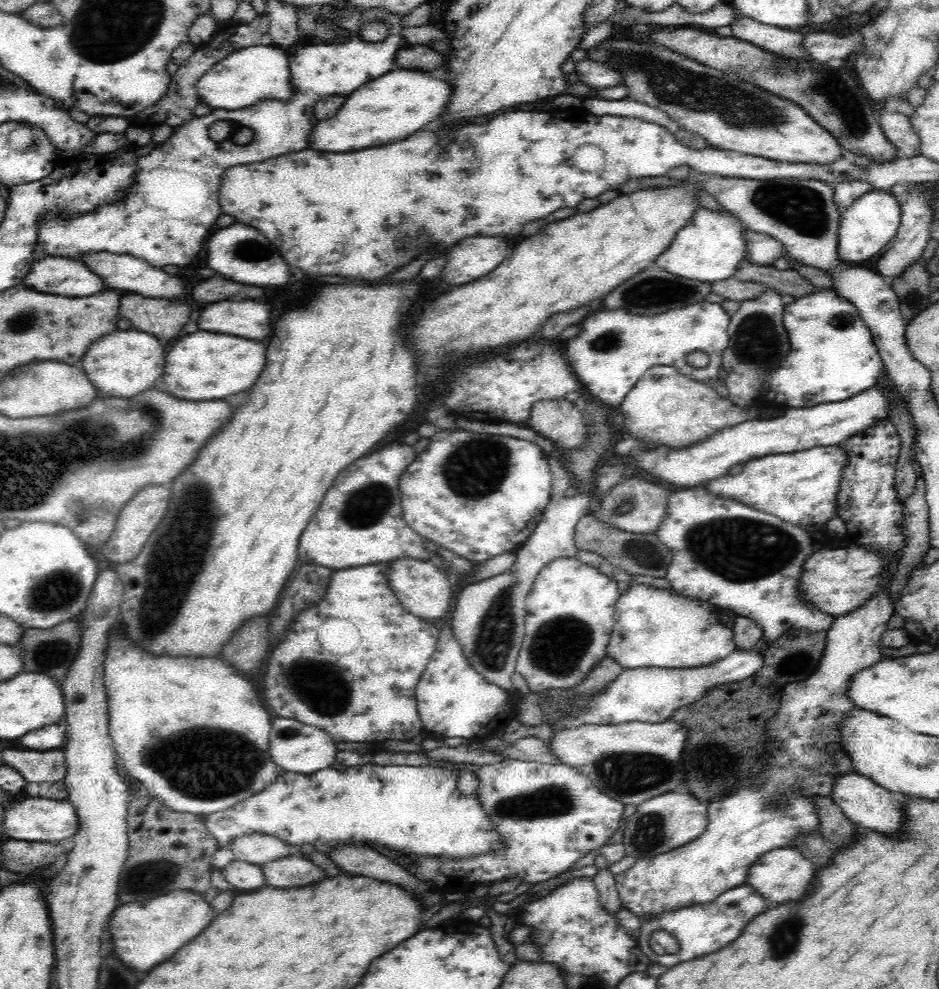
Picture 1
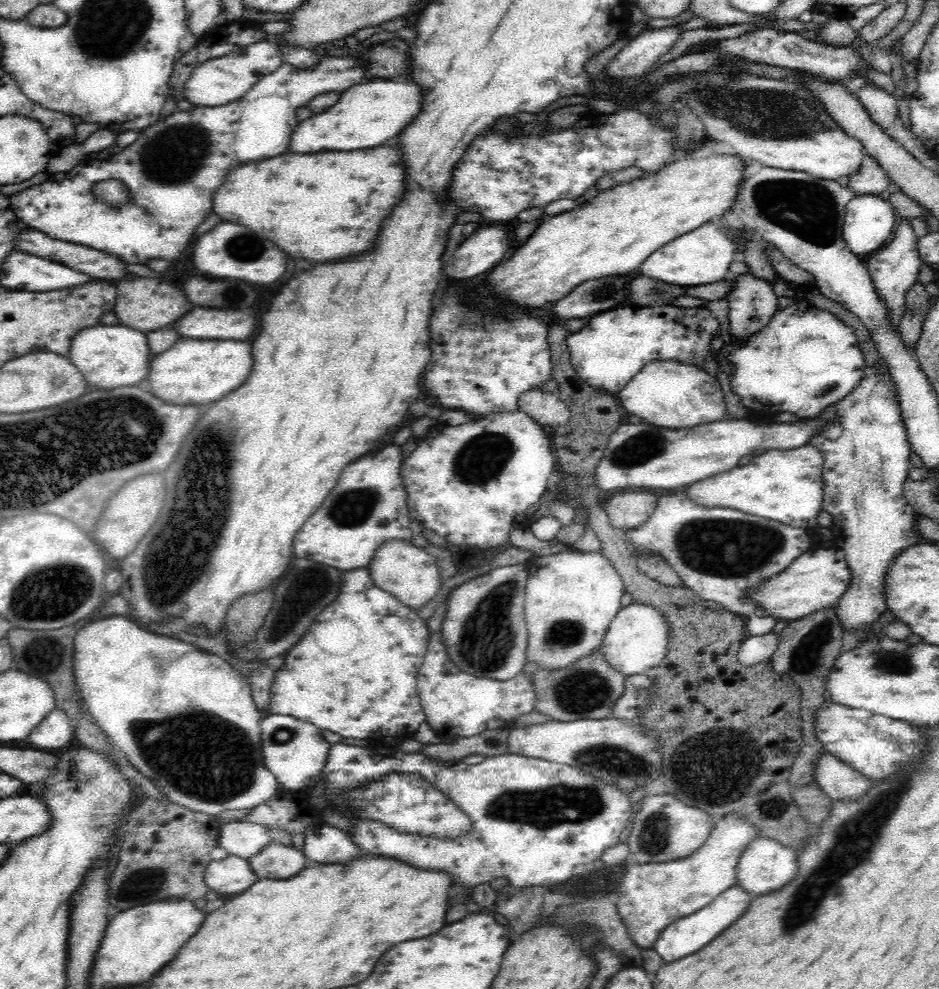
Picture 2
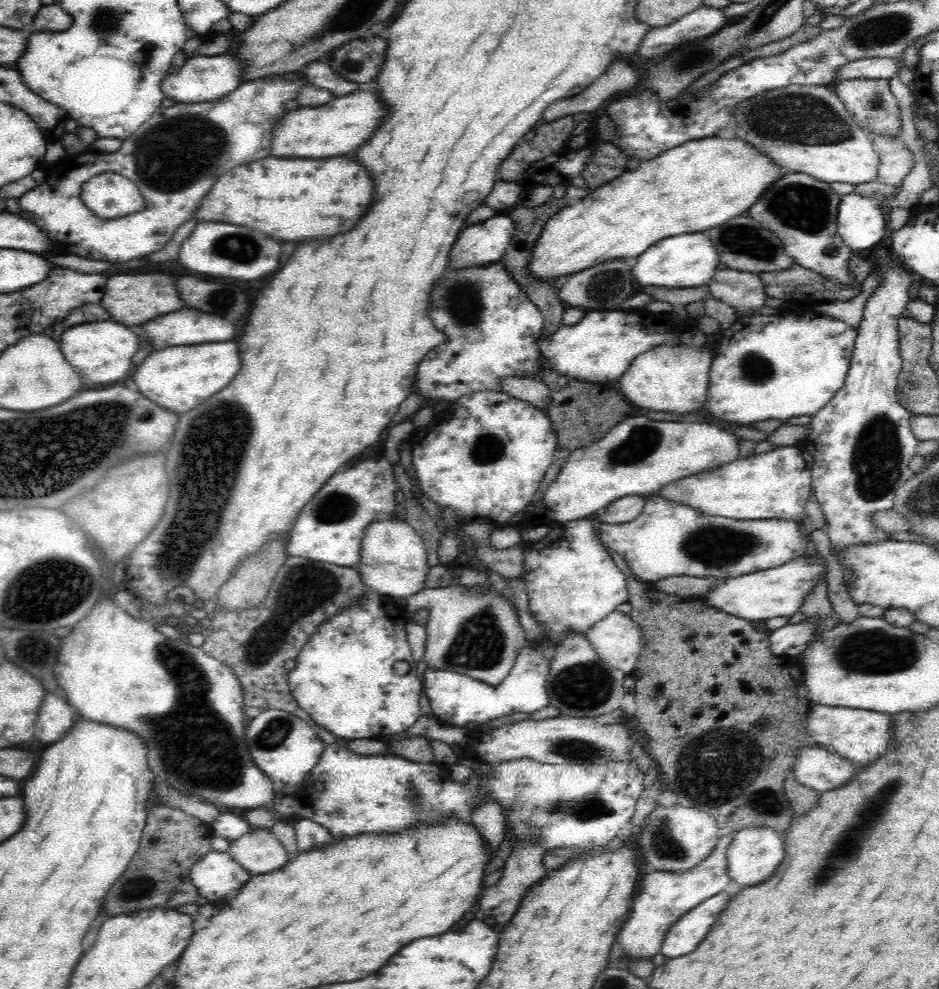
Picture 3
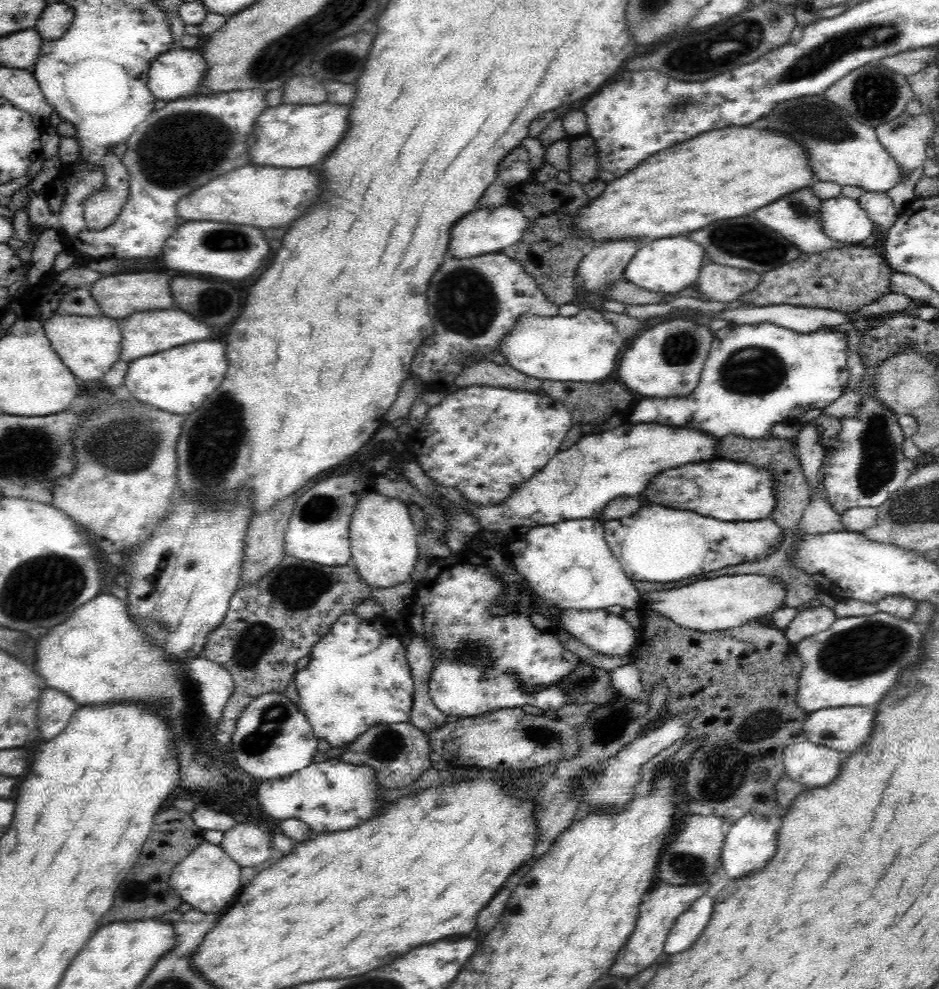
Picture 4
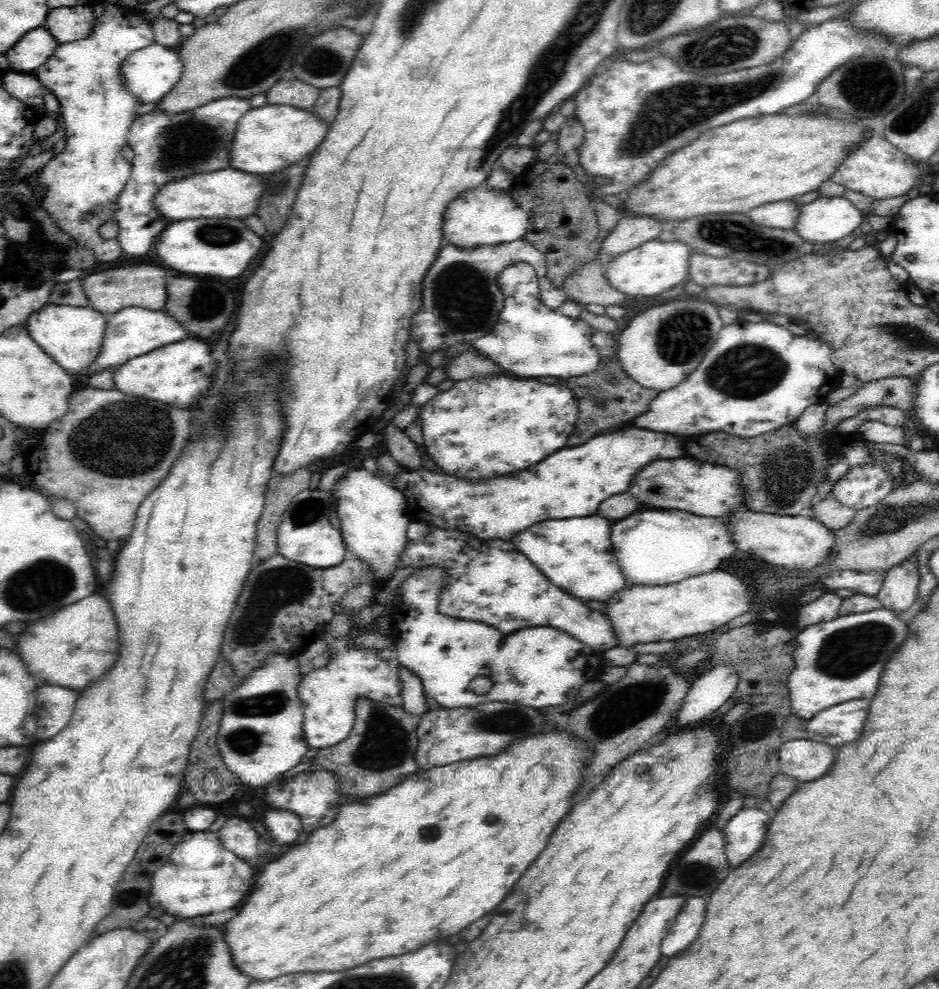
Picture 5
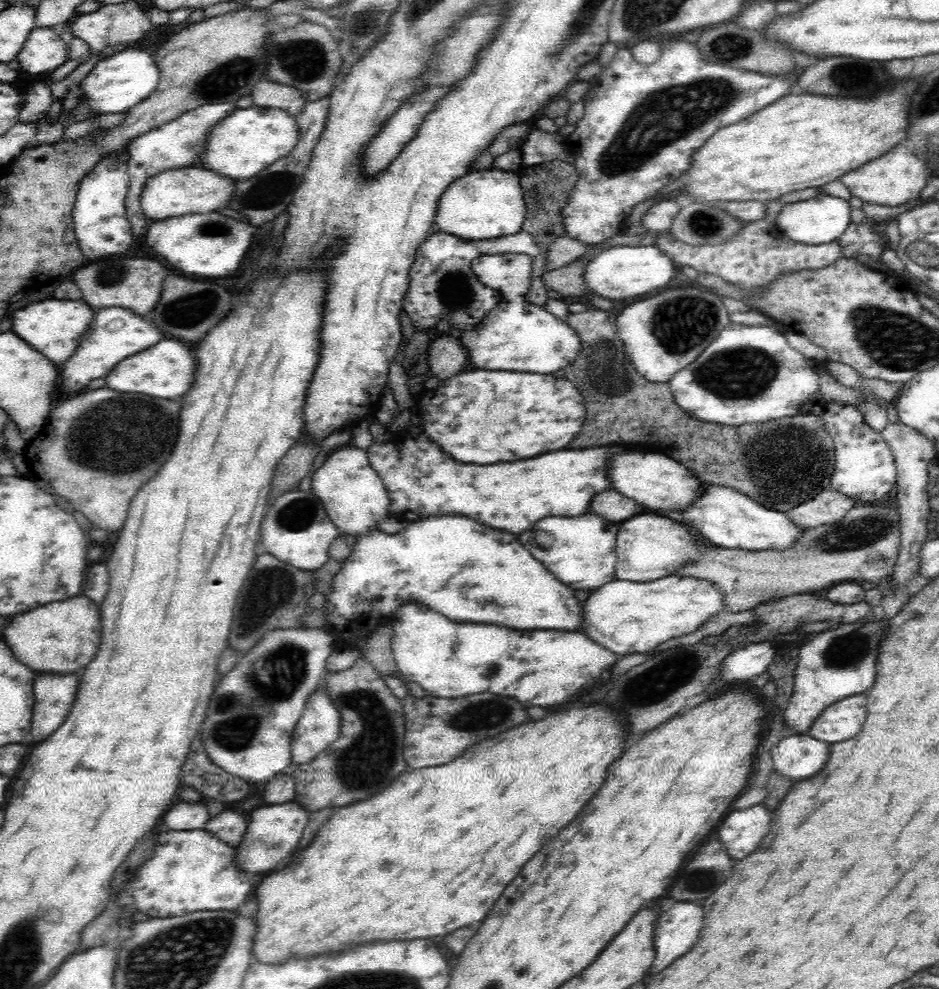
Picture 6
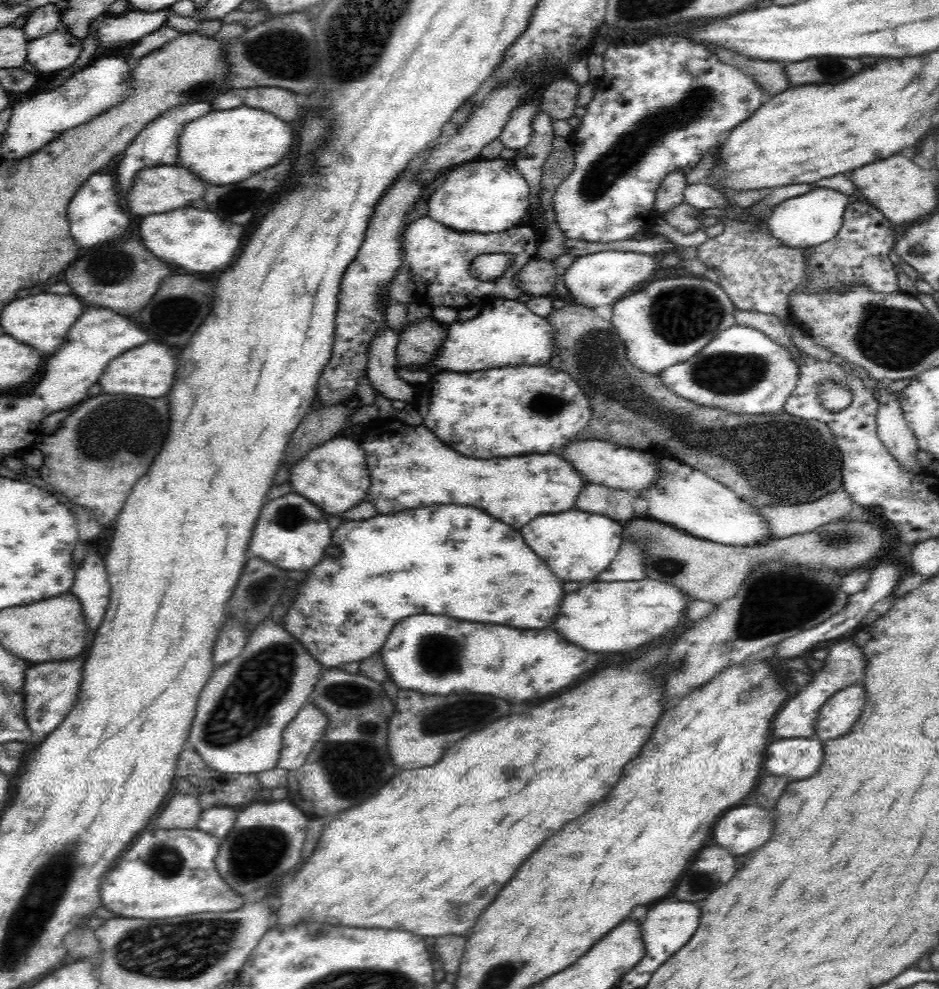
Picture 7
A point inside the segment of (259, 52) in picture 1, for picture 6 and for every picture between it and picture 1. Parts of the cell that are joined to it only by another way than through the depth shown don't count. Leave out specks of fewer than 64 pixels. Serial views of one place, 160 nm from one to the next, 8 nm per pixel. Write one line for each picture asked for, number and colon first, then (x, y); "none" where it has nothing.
2: (218, 82)
3: (205, 78)
4: (177, 74)
5: (149, 74)
6: (120, 82)

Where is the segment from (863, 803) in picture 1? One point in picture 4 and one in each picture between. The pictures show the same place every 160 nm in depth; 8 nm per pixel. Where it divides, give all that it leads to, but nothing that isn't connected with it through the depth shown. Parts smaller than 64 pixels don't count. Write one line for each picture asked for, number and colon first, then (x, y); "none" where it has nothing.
2: (840, 782)
3: (820, 769)
4: (814, 766)

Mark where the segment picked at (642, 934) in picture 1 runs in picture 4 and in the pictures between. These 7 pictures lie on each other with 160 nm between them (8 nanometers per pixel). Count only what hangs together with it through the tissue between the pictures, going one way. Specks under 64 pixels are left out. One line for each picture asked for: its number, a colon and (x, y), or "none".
2: (687, 935)
3: (686, 934)
4: (689, 926)

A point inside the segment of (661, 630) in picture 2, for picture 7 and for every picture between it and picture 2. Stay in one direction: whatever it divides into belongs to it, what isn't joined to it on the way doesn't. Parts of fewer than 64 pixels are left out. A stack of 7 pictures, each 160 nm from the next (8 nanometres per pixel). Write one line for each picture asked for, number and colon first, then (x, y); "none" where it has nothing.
3: (618, 640)
4: (608, 634)
5: (490, 582)
6: (468, 572)
7: (451, 560)

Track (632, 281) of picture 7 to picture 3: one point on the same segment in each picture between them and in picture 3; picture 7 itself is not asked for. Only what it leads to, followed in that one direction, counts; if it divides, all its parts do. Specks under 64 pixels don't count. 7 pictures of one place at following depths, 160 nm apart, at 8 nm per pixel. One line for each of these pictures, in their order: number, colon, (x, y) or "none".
3: (690, 260)
4: (671, 264)
5: (656, 266)
6: (620, 272)

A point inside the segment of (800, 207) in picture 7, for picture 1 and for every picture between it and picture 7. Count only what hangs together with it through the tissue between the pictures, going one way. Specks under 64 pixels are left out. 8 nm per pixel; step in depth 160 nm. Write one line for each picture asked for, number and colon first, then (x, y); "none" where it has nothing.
1: (865, 227)
2: (868, 222)
3: (861, 221)
4: (844, 220)
5: (826, 219)
6: (823, 219)

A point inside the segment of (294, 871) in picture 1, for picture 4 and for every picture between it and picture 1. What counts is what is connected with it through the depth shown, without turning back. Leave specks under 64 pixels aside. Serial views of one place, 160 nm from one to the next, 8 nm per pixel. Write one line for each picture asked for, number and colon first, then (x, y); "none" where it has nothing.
2: (275, 860)
3: (259, 852)
4: (248, 845)

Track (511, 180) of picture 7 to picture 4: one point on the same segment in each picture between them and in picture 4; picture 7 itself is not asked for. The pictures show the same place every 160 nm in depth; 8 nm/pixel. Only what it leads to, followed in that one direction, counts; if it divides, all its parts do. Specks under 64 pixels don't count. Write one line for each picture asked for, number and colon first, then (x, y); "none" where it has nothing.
4: (483, 231)
5: (481, 217)
6: (484, 205)

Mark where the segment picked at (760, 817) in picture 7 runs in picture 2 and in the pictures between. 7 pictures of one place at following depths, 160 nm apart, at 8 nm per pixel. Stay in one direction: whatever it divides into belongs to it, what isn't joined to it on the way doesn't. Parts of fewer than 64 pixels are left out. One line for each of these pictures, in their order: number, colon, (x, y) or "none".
2: (766, 865)
3: (755, 853)
4: (750, 842)
5: (745, 832)
6: (741, 830)

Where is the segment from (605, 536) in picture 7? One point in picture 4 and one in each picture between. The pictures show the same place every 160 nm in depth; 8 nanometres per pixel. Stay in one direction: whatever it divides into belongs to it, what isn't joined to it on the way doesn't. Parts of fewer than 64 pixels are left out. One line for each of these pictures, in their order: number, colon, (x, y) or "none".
4: (569, 565)
5: (576, 554)
6: (581, 554)

